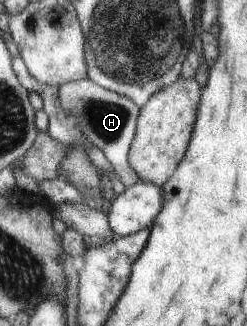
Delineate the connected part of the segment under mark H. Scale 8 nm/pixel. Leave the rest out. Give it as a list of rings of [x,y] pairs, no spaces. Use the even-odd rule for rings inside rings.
[[[86,78],[58,86],[57,97],[62,113],[73,122],[75,128],[92,146],[97,147],[104,154],[122,185],[130,187],[134,181],[138,181],[136,173],[129,167],[127,152],[134,136],[139,108],[128,97],[103,89]]]

